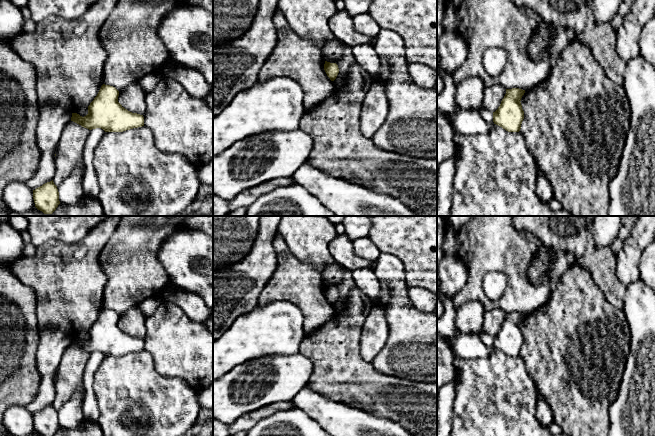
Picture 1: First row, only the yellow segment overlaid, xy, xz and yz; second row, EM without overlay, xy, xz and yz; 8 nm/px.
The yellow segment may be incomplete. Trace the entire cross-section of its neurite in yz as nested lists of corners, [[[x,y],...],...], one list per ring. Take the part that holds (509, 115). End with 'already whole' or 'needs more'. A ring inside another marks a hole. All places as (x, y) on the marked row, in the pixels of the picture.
[[[519,88],[506,89],[506,94],[498,109],[493,112],[494,124],[508,132],[519,132],[524,119],[521,98],[525,90]]] | already whole

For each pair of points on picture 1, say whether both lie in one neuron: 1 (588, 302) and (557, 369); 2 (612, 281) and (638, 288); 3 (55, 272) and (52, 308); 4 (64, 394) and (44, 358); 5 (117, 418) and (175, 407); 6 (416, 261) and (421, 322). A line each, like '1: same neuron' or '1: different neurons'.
1: same neuron
2: different neurons
3: same neuron
4: different neurons
5: same neuron
6: different neurons

